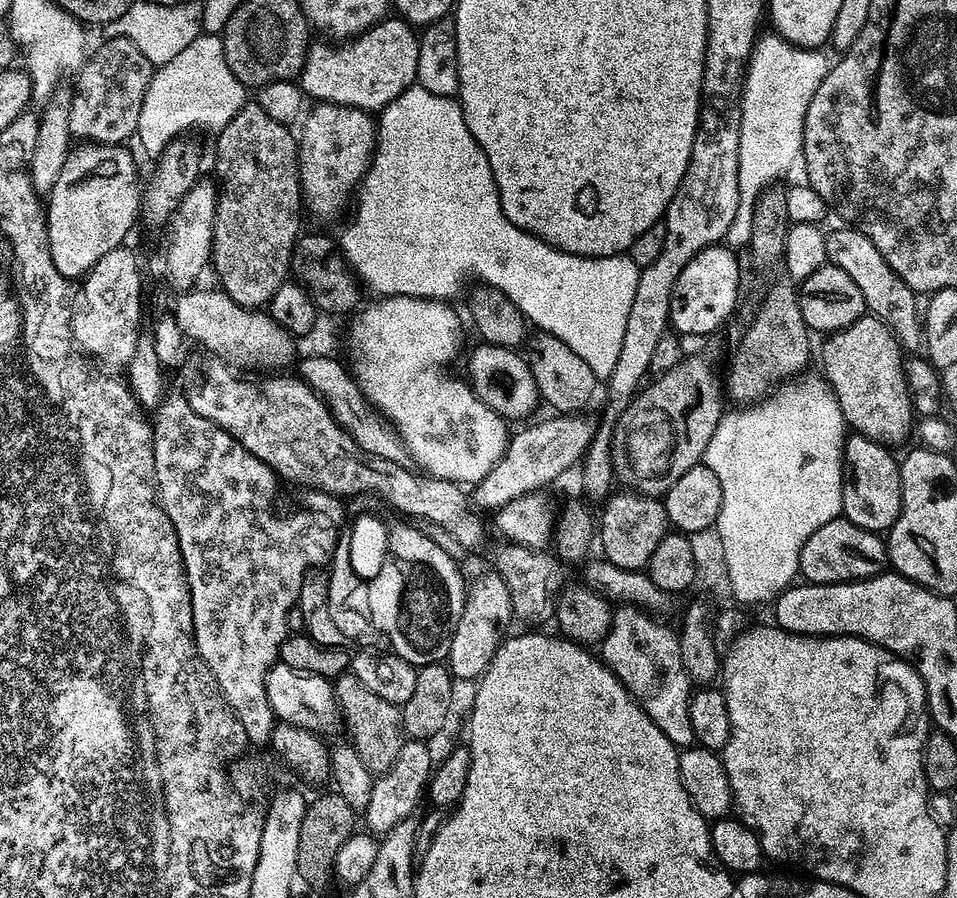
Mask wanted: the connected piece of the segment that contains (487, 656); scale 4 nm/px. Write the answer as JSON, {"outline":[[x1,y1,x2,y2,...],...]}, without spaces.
{"outline":[[495,570,484,572,476,581,467,585,464,593,464,609,458,618,458,626,454,630,454,638,450,642,450,650,446,657,446,667,457,681,472,680,484,675,490,666,492,655,506,639,508,627,514,624,510,590,506,590,506,582,502,582,500,573]]}

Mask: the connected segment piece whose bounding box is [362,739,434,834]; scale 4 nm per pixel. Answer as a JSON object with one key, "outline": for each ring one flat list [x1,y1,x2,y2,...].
{"outline":[[405,739,402,750,398,750,398,758,384,772,373,779,368,805,362,813,362,824,369,833,383,834,394,830,398,822,409,819,412,810,422,802,428,787,428,777,432,775,434,759,429,745,422,740]]}

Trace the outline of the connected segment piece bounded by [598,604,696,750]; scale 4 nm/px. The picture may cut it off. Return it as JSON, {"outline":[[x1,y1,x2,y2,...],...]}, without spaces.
{"outline":[[635,604,617,607,612,613,610,630,598,652,608,667,624,684,637,706,670,738,677,749,683,750,695,741,696,735,690,726,688,701,690,681,682,666,680,637,675,627,663,624,657,618]]}

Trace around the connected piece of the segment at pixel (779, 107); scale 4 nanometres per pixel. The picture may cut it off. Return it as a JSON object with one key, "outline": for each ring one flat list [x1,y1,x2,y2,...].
{"outline":[[761,35,752,46,748,67,744,69,744,92,740,95,740,133,738,134,738,210,730,230,726,230,723,243,733,250,747,249,750,242,750,229,754,226,754,206,756,200,767,188,773,187,776,180,792,163,801,159,804,150,804,119,810,106,810,98,826,78,830,60,823,51,814,48,799,48,781,36]]}

